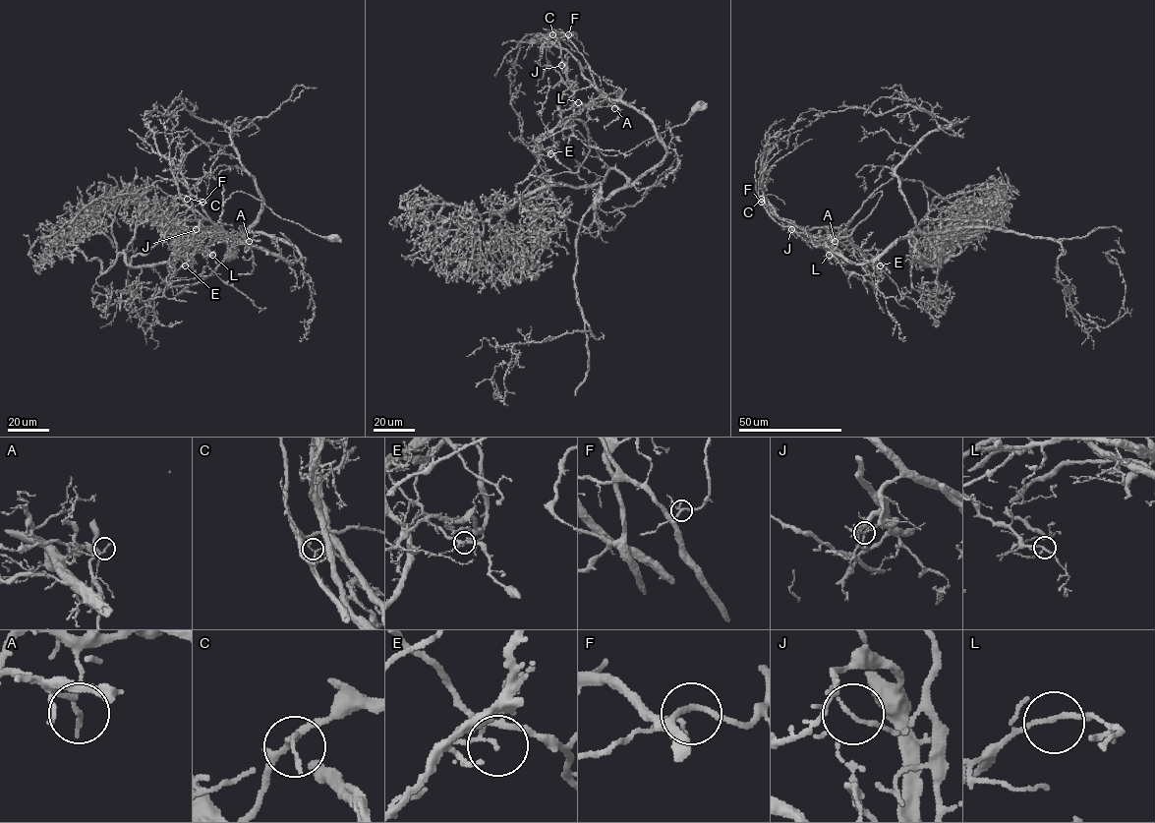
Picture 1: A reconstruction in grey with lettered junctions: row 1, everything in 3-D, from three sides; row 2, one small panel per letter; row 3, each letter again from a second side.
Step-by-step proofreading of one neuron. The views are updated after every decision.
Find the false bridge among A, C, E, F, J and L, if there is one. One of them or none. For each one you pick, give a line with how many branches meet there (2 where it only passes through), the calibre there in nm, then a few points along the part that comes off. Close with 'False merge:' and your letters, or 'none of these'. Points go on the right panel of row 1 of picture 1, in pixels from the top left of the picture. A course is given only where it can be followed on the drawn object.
J: branches 2; calibre 100 nm; course (791, 229), (843, 230), (894, 177), (919, 180), (940, 196), (924, 218), (924, 236), (955, 239), (944, 256)
False merge: J

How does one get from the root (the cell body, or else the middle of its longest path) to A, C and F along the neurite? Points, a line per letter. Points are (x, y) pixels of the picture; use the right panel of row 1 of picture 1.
A: (833, 238), (849, 236), (871, 212), (883, 192), (866, 201), (845, 230), (834, 233), (825, 244), (835, 241)
C: (833, 238), (849, 236), (883, 192), (866, 201), (845, 230), (825, 244), (779, 225), (761, 199)
F: (833, 238), (849, 236), (883, 192), (866, 201), (845, 230), (825, 244), (781, 226), (761, 202)

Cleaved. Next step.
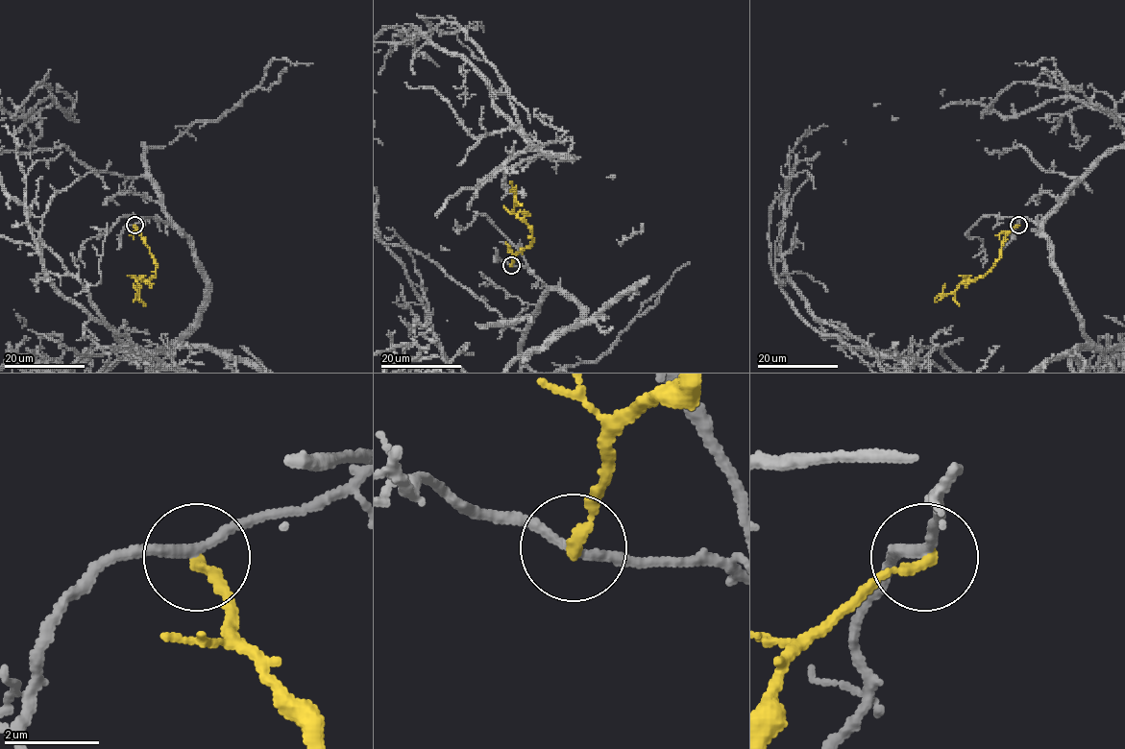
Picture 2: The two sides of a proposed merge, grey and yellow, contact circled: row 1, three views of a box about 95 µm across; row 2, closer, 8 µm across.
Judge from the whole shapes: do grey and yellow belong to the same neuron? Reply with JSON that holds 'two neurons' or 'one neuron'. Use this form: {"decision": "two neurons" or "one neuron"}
{"decision": "two neurons"}

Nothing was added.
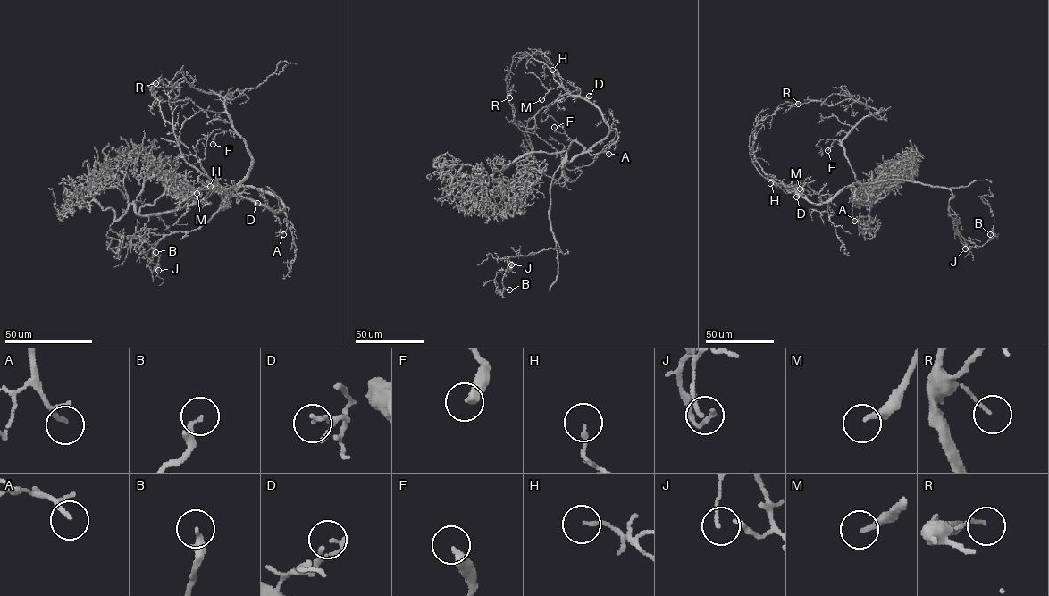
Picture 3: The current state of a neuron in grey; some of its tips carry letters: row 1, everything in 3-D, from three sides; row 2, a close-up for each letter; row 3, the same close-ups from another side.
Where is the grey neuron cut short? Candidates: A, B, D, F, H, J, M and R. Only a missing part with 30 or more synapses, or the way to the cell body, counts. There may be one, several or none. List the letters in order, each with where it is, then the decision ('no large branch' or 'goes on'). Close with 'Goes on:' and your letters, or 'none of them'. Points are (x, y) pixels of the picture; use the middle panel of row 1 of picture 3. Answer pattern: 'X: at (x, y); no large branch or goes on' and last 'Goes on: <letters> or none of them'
A: at (608, 154); goes on
B: at (509, 289); no large branch
D: at (589, 96); no large branch
F: at (554, 127); goes on
H: at (552, 70); no large branch
J: at (511, 264); no large branch
M: at (541, 99); goes on
R: at (509, 97); no large branch
Goes on: A, F, M

